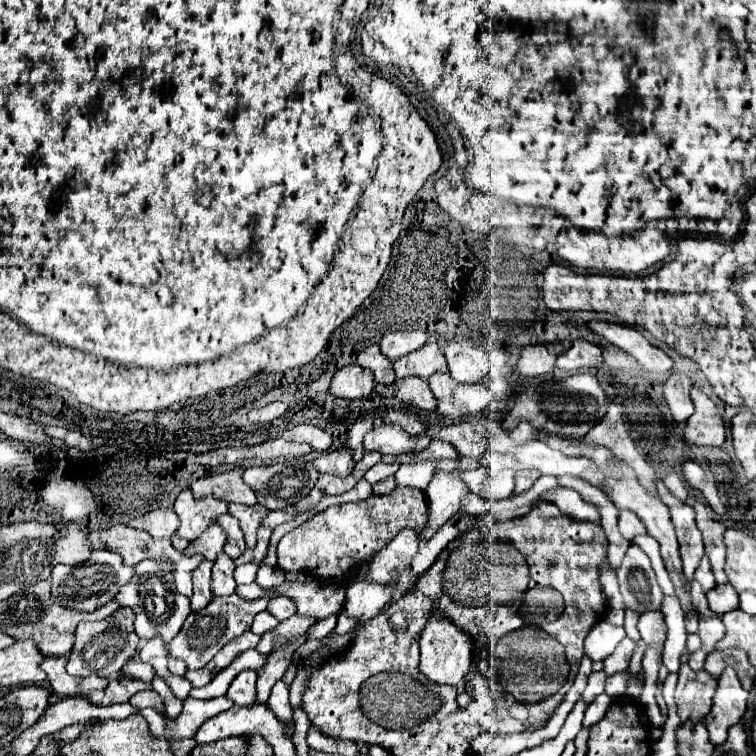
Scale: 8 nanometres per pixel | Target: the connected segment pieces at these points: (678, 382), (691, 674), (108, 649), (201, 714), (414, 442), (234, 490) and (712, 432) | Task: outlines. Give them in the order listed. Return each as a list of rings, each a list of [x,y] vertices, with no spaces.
[[[671,374],[663,384],[663,396],[671,408],[675,422],[685,422],[693,414],[693,402],[689,398],[691,380],[683,374]]]
[[[681,664],[679,670],[679,684],[675,690],[675,704],[681,718],[685,722],[703,722],[711,710],[713,694],[715,694],[717,680],[707,672],[695,672],[687,664]]]
[[[119,608],[107,620],[99,622],[79,622],[75,632],[75,644],[69,654],[67,672],[77,678],[85,678],[91,674],[109,678],[117,674],[127,660],[131,660],[139,650],[139,638],[133,632],[133,612],[129,608]]]
[[[227,696],[215,698],[215,700],[187,698],[183,702],[183,710],[181,710],[179,718],[175,718],[175,720],[167,720],[165,716],[157,714],[153,708],[141,710],[141,716],[147,720],[151,734],[155,738],[193,738],[195,730],[199,730],[199,726],[207,718],[213,718],[219,712],[229,710],[231,706],[233,706],[233,702]]]
[[[385,424],[379,426],[377,430],[373,428],[371,432],[365,434],[365,450],[377,450],[381,454],[407,454],[409,452],[419,452],[427,448],[431,438],[427,434],[423,436],[409,436],[399,424]]]
[[[235,468],[223,474],[213,474],[207,478],[199,478],[197,482],[191,484],[191,490],[195,498],[205,498],[205,496],[215,496],[223,502],[237,502],[245,506],[253,506],[257,502],[255,492],[243,482],[243,468]]]
[[[693,390],[691,398],[695,402],[695,414],[687,420],[685,440],[693,446],[723,446],[725,424],[717,406],[701,390]]]

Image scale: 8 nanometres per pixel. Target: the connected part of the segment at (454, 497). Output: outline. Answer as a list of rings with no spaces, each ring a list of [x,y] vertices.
[[[441,472],[435,474],[429,488],[425,490],[427,494],[427,508],[429,508],[429,520],[427,526],[417,534],[419,540],[429,540],[433,534],[459,512],[461,498],[469,492],[469,488],[463,484],[463,480],[457,478],[455,472]]]

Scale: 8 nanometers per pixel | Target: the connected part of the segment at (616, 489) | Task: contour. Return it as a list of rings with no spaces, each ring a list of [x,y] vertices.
[[[621,462],[621,468],[623,468],[623,472],[625,472],[625,478],[615,480],[615,478],[607,476],[607,482],[605,482],[605,486],[603,486],[603,492],[613,500],[613,504],[615,504],[617,508],[629,508],[629,510],[633,510],[633,512],[643,520],[643,524],[645,524],[645,528],[647,528],[647,534],[653,536],[653,538],[659,542],[659,546],[661,546],[661,556],[663,556],[663,560],[665,560],[667,572],[669,572],[671,580],[677,584],[677,590],[675,590],[675,592],[677,592],[677,596],[679,596],[679,600],[681,600],[681,604],[683,604],[683,610],[685,610],[687,618],[689,618],[689,614],[693,612],[691,596],[689,596],[691,584],[689,584],[687,578],[683,576],[683,564],[681,564],[681,556],[679,556],[679,544],[677,544],[677,538],[675,538],[675,528],[673,528],[673,524],[671,524],[671,518],[669,518],[669,510],[667,510],[667,506],[665,506],[659,498],[651,496],[651,494],[637,482],[633,470],[631,470],[625,462]]]

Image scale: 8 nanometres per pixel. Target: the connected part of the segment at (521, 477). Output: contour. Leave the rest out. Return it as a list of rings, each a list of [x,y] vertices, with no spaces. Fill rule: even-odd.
[[[519,470],[519,472],[515,472],[515,482],[517,482],[515,492],[521,494],[521,492],[529,490],[529,488],[533,486],[533,482],[535,482],[539,476],[541,476],[539,470]]]

